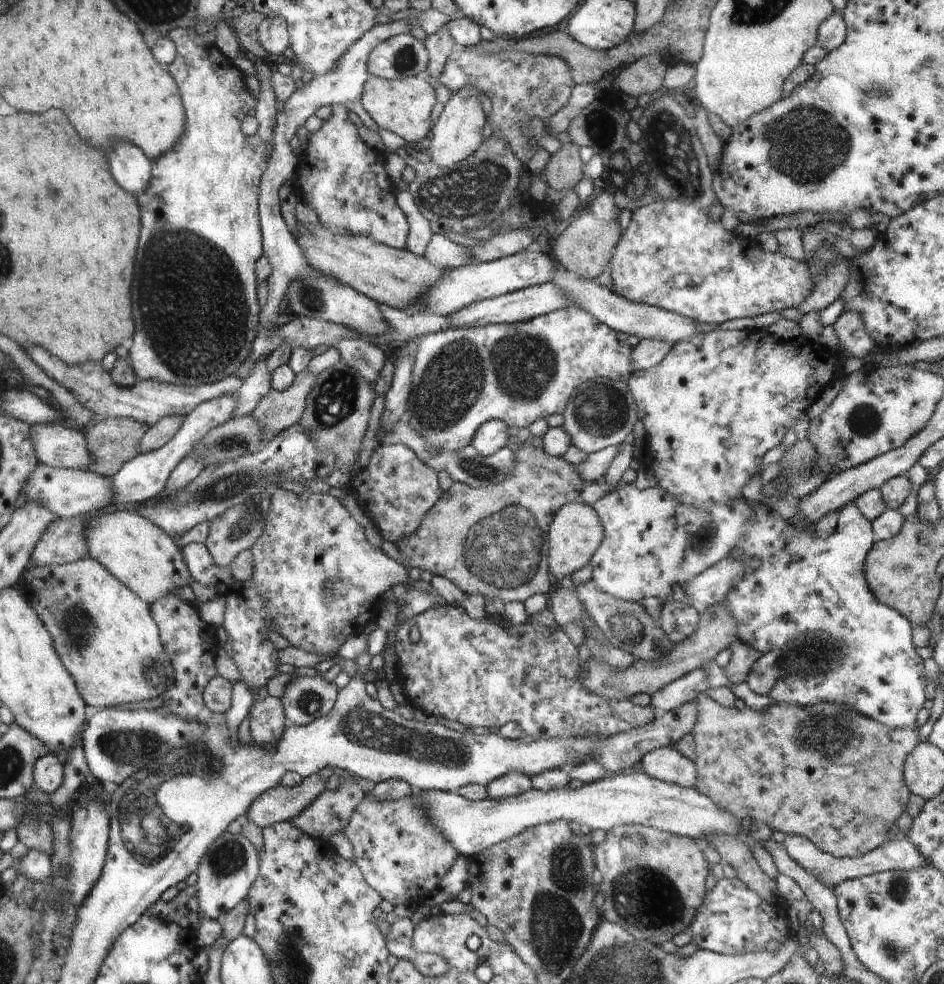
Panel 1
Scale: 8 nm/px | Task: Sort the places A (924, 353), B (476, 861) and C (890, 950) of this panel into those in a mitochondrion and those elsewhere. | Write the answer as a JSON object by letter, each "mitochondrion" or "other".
{"A":"other","B":"other","C":"mitochondrion"}

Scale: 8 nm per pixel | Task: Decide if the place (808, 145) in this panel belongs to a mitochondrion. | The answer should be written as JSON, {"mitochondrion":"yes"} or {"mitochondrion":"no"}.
{"mitochondrion":"yes"}

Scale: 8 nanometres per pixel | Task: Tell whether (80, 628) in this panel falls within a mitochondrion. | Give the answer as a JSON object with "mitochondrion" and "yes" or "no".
{"mitochondrion":"yes"}

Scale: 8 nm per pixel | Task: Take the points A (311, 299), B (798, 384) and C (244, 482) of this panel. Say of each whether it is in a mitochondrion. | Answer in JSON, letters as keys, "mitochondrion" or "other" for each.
{"A":"mitochondrion","B":"other","C":"mitochondrion"}

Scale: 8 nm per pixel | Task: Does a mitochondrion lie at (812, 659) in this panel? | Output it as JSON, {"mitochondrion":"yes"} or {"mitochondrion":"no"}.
{"mitochondrion":"yes"}

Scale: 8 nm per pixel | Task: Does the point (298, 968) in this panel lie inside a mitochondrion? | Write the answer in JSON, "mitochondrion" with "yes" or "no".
{"mitochondrion":"yes"}

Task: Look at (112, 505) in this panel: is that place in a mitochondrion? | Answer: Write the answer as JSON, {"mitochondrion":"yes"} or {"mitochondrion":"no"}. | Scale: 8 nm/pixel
{"mitochondrion":"no"}

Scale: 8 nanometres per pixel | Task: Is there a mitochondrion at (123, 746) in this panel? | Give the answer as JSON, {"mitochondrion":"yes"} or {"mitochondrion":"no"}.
{"mitochondrion":"yes"}

